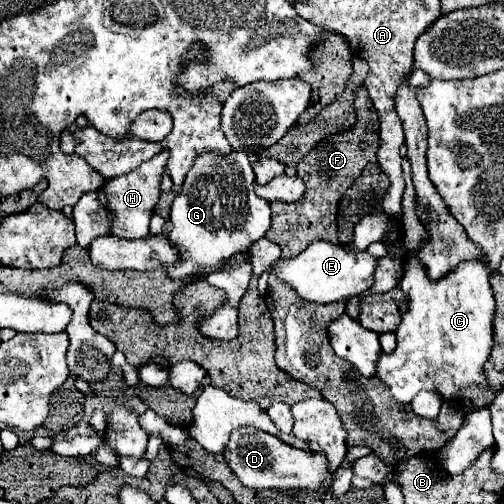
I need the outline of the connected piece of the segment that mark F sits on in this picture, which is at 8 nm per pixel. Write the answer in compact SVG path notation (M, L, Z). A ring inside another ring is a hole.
M360 86L356 92L354 108L356 108L356 124L344 130L342 134L334 134L320 140L320 144L316 144L316 148L312 148L312 152L304 160L300 160L300 164L296 166L296 174L306 182L306 192L302 200L294 204L286 204L286 202L270 204L272 226L266 232L266 238L276 242L282 248L282 256L280 256L282 260L296 258L304 248L308 248L316 240L338 242L338 236L336 236L338 202L344 190L354 184L354 180L362 174L362 170L368 164L376 162L380 120L364 86Z

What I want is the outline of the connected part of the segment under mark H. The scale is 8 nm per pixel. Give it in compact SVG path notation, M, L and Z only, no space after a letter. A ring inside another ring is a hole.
M162 150L158 156L136 168L136 172L128 172L124 176L112 178L98 190L98 200L102 208L108 208L108 212L112 214L112 226L110 226L112 236L136 240L148 234L148 224L160 196L160 174L166 170L166 160L168 160L168 152Z

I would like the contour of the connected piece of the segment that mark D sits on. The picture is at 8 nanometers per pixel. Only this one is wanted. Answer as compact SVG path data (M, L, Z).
M236 428L230 436L230 442L226 444L222 452L224 460L232 468L232 472L238 476L238 480L248 488L306 488L314 490L318 488L324 478L330 476L328 462L324 454L314 454L308 450L298 450L282 440L278 440L272 434L266 434L258 428Z

